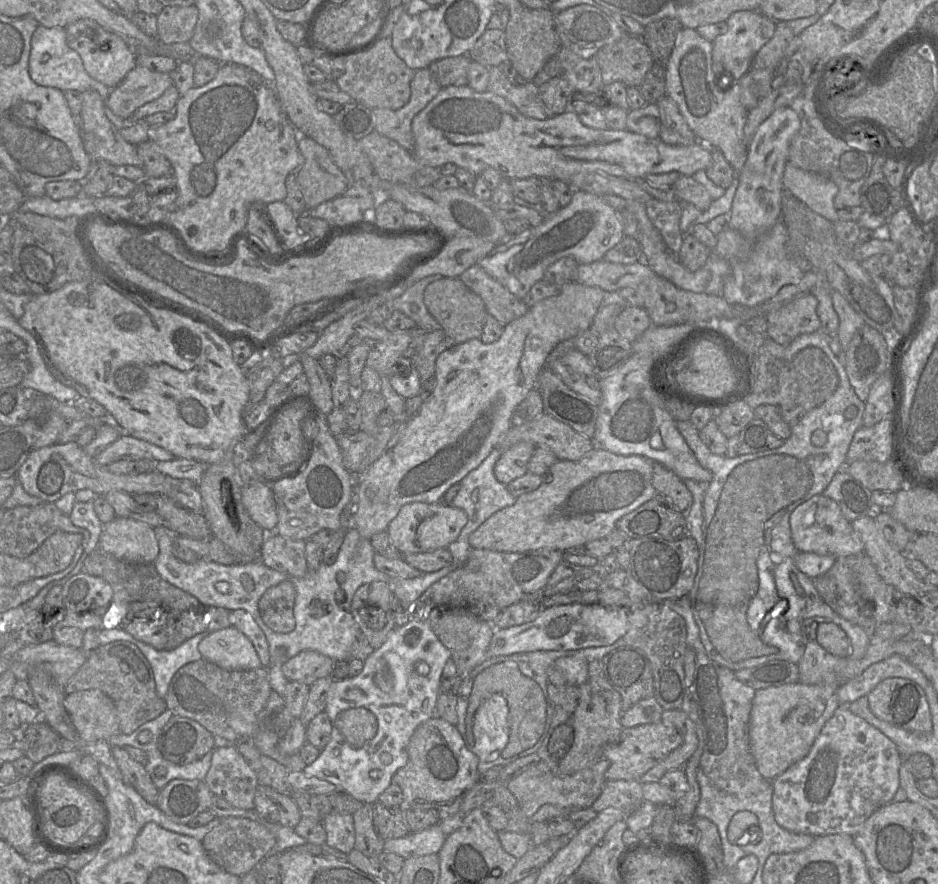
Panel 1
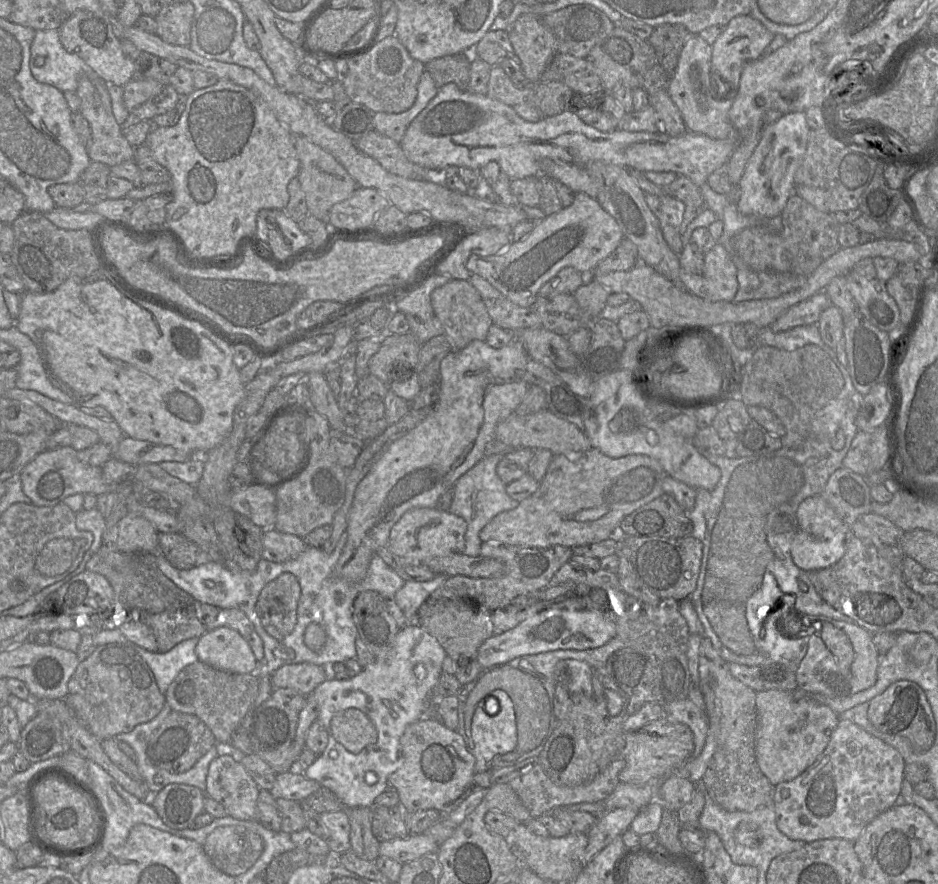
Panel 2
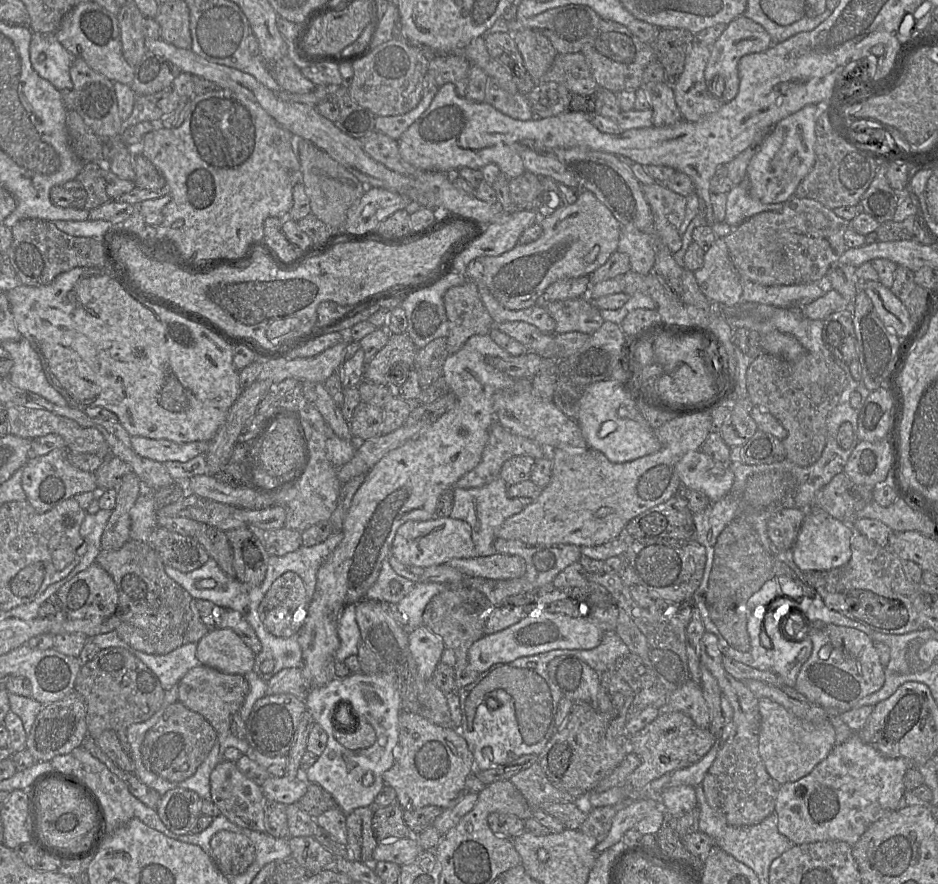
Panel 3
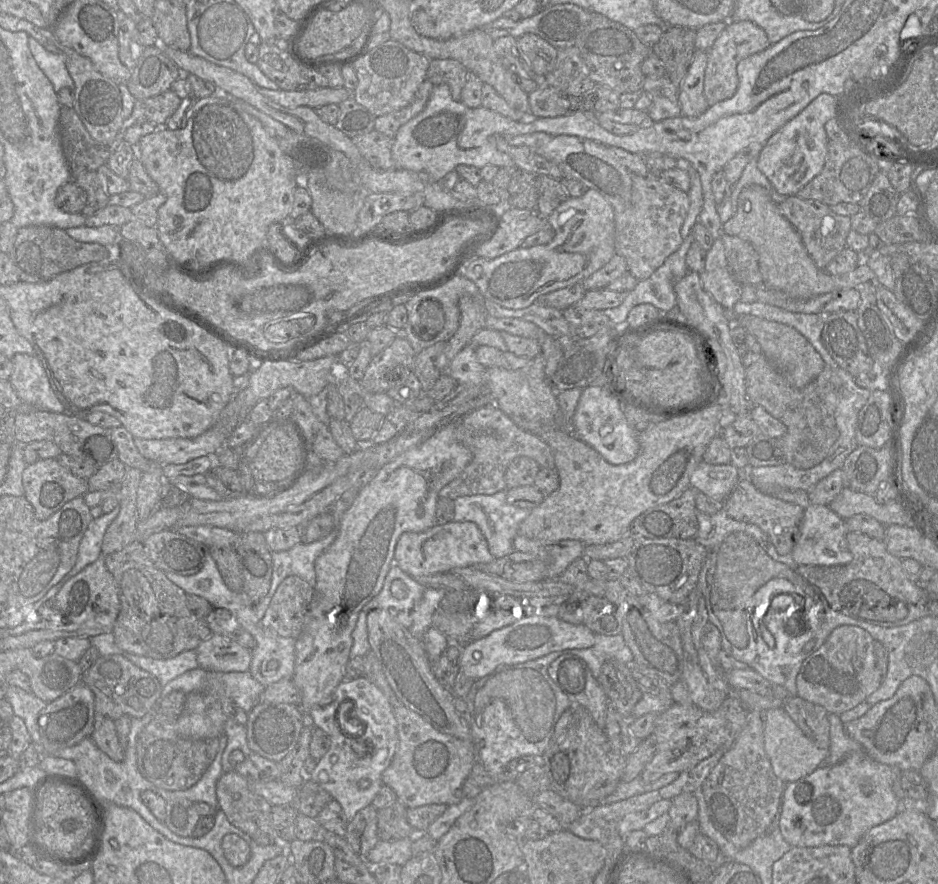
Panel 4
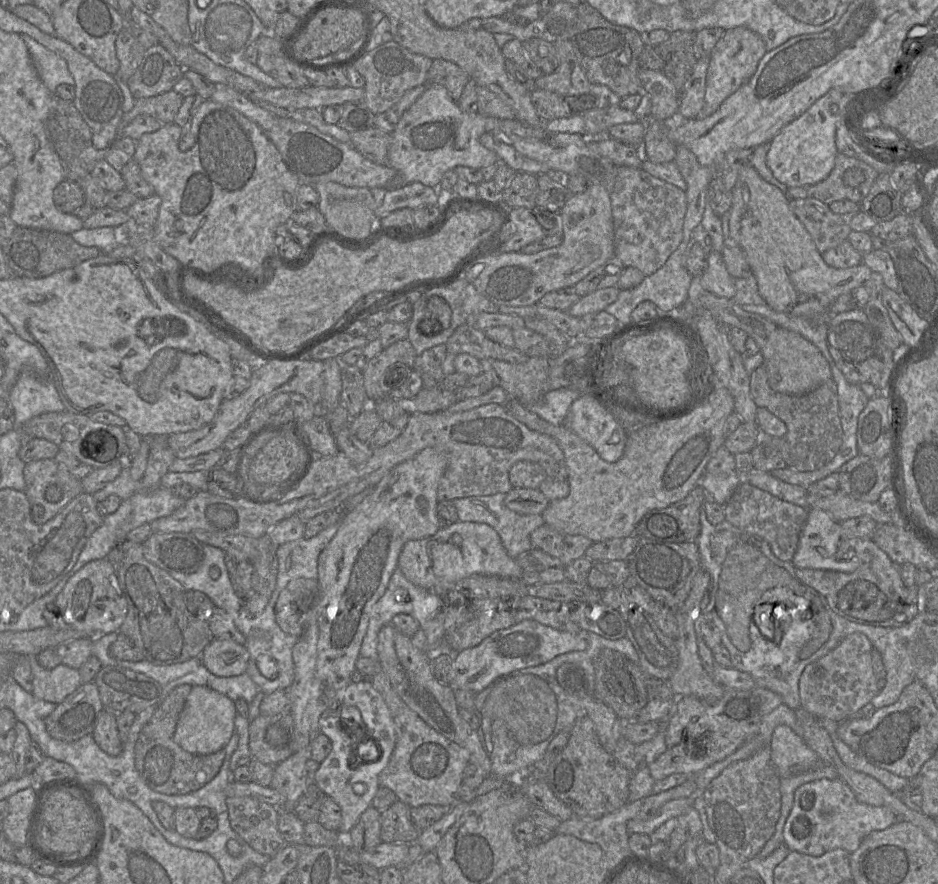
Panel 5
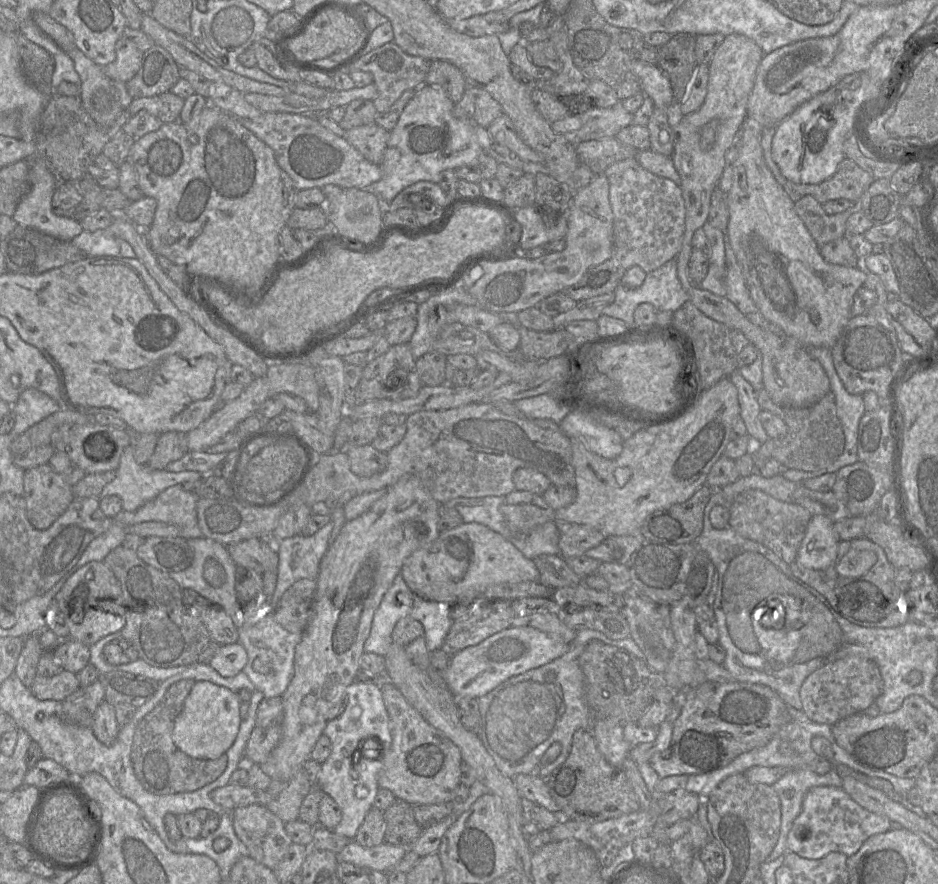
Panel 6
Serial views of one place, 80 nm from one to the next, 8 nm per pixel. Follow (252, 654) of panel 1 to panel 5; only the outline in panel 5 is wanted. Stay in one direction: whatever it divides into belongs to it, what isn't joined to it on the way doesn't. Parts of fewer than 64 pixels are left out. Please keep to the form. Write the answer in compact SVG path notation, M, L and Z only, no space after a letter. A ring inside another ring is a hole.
M214 638L205 647L199 659L212 674L232 677L246 672L249 653L245 645Z

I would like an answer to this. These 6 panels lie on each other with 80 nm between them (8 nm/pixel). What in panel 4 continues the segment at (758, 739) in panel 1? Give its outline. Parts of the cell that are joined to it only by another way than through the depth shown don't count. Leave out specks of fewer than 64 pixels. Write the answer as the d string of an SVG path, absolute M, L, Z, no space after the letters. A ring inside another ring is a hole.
M781 707L764 713L764 749L773 772L785 784L813 773L830 754L828 749L818 747L809 739Z

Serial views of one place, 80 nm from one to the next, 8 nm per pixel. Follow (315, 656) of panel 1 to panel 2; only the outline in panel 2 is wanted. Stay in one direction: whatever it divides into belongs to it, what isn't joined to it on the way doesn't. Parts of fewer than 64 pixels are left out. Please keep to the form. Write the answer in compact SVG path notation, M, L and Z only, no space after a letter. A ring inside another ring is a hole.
M303 662L283 665L270 676L270 680L274 689L291 688L310 695L329 676L329 667Z

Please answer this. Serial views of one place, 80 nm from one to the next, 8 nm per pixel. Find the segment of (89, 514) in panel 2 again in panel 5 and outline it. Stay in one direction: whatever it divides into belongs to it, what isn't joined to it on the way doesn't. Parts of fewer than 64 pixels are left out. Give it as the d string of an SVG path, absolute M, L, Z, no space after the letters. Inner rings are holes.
M158 487L150 491L138 491L130 498L123 500L119 508L104 516L102 525L96 529L84 545L73 569L64 578L72 577L80 568L92 560L106 558L108 553L120 542L126 540L127 534L138 526L151 523L153 520L169 516L186 500L178 497L172 488Z

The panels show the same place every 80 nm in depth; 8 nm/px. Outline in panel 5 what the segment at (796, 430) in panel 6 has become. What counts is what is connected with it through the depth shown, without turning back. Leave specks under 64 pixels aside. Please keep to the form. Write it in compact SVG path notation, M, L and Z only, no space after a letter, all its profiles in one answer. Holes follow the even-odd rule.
M763 365L755 369L749 378L750 394L756 406L766 408L787 427L784 436L768 440L769 444L780 453L786 465L798 471L811 471L832 462L842 450L843 443L843 428L839 418L838 391L835 381L831 378L813 391L795 396L772 390Z

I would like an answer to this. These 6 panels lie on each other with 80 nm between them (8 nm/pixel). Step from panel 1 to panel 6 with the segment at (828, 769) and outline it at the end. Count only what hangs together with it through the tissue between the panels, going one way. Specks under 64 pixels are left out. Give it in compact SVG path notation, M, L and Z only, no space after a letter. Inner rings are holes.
M817 786L810 789L803 799L801 812L787 836L787 848L802 858L812 860L821 859L832 852L850 857L869 837L889 831L891 824L887 817L862 808L843 788Z

